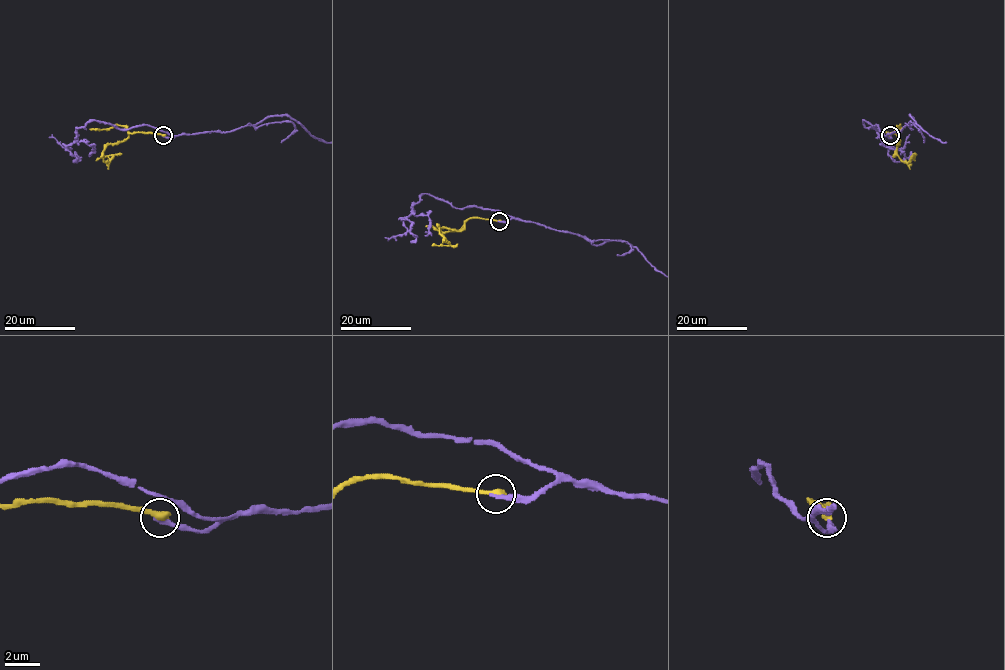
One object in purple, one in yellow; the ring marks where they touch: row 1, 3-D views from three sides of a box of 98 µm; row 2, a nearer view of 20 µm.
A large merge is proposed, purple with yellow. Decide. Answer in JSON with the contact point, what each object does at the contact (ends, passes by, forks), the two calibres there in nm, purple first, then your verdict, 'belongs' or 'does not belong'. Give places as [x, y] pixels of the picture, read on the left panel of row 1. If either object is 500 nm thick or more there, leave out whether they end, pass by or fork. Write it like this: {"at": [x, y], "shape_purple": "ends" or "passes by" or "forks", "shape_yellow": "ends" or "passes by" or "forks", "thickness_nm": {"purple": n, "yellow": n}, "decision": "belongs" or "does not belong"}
{"at": [163, 135], "shape_purple": "ends", "shape_yellow": "ends", "thickness_nm": {"purple": 260, "yellow": 420}, "decision": "does not belong"}

